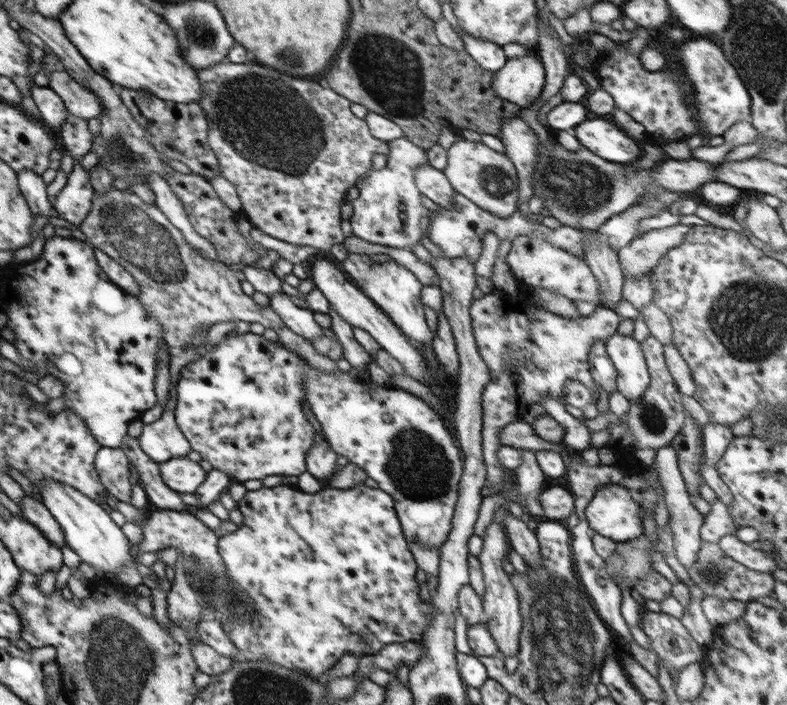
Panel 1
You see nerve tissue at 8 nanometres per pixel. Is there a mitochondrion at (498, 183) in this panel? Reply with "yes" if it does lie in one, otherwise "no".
yes

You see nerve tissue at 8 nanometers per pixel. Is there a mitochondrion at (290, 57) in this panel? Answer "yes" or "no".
yes

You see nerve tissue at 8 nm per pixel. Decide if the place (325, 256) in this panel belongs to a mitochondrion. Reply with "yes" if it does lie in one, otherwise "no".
no

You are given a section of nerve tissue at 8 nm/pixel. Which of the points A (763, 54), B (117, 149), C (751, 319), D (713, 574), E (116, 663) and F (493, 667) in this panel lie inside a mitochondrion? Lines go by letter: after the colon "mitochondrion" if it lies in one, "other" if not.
A: mitochondrion
B: mitochondrion
C: mitochondrion
D: mitochondrion
E: mitochondrion
F: other

